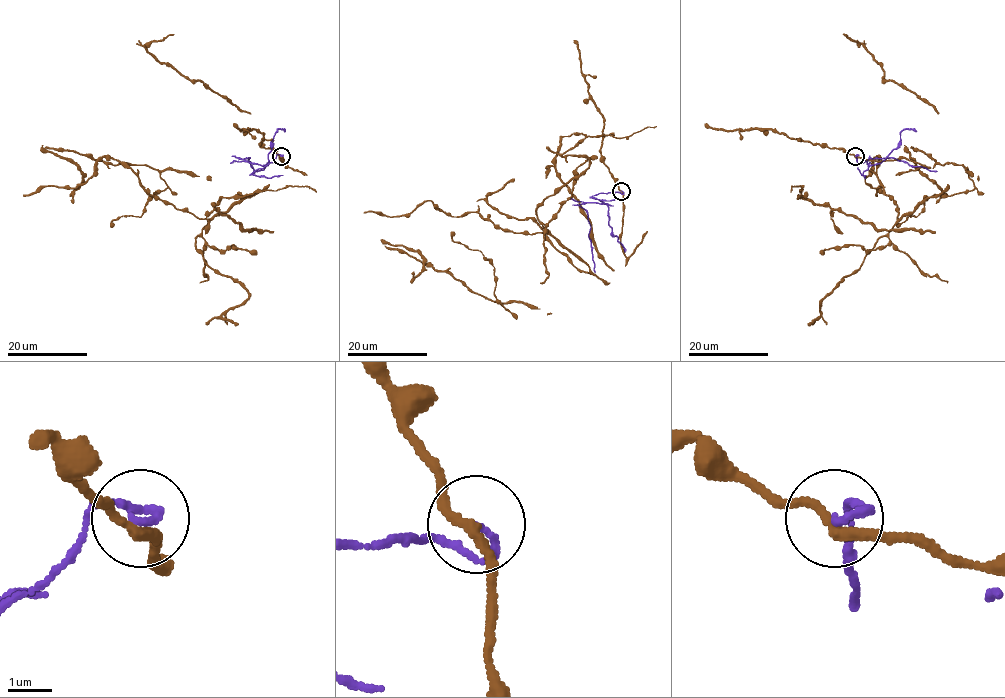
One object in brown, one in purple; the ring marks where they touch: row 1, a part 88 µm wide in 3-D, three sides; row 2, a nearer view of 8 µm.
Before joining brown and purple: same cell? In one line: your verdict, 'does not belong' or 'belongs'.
does not belong

